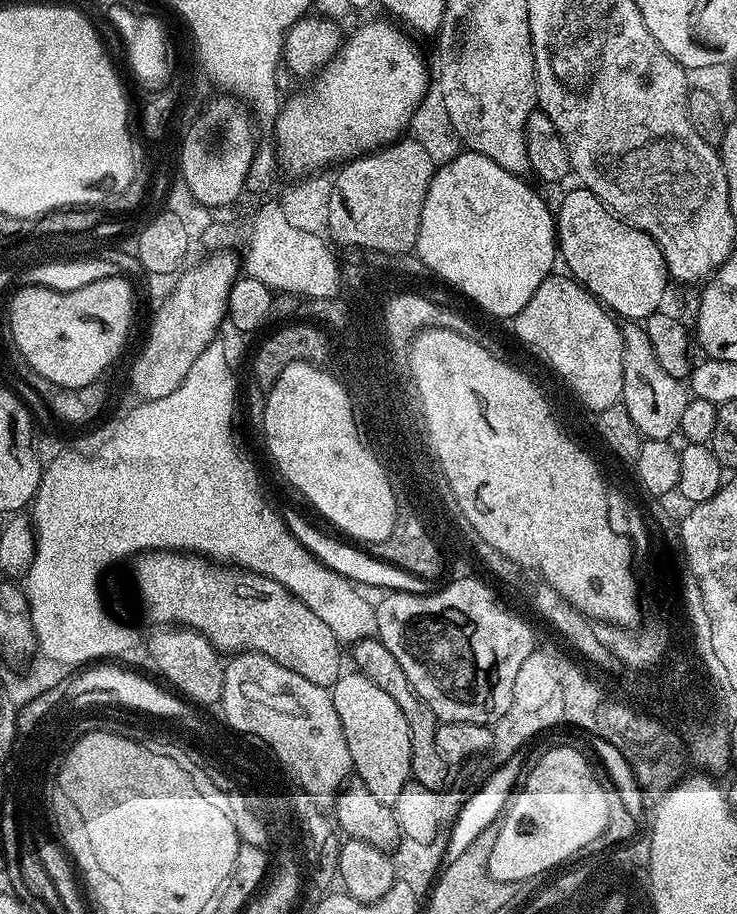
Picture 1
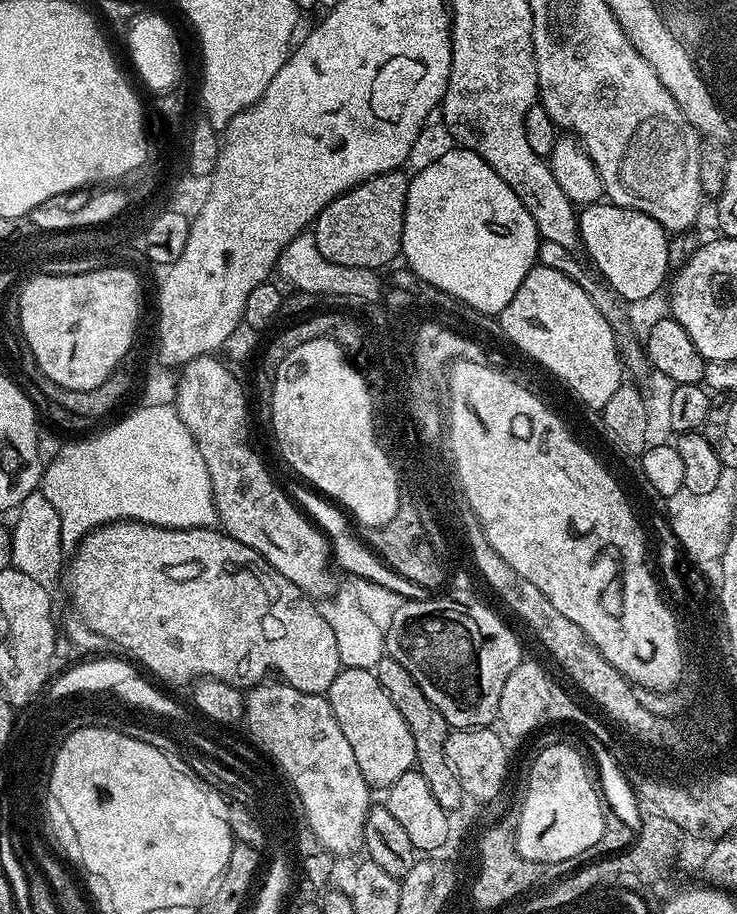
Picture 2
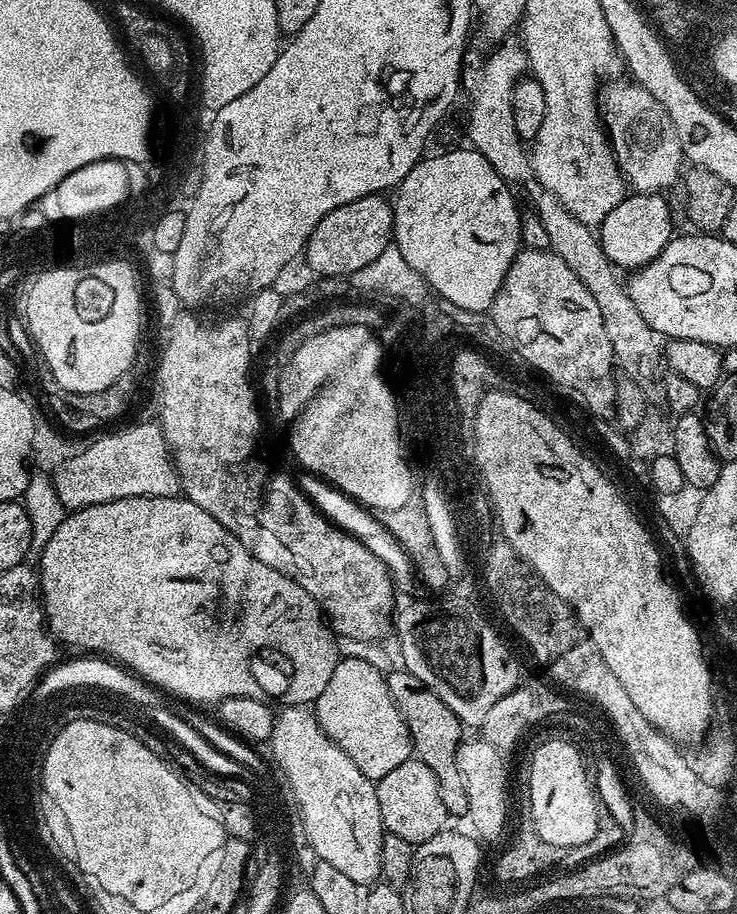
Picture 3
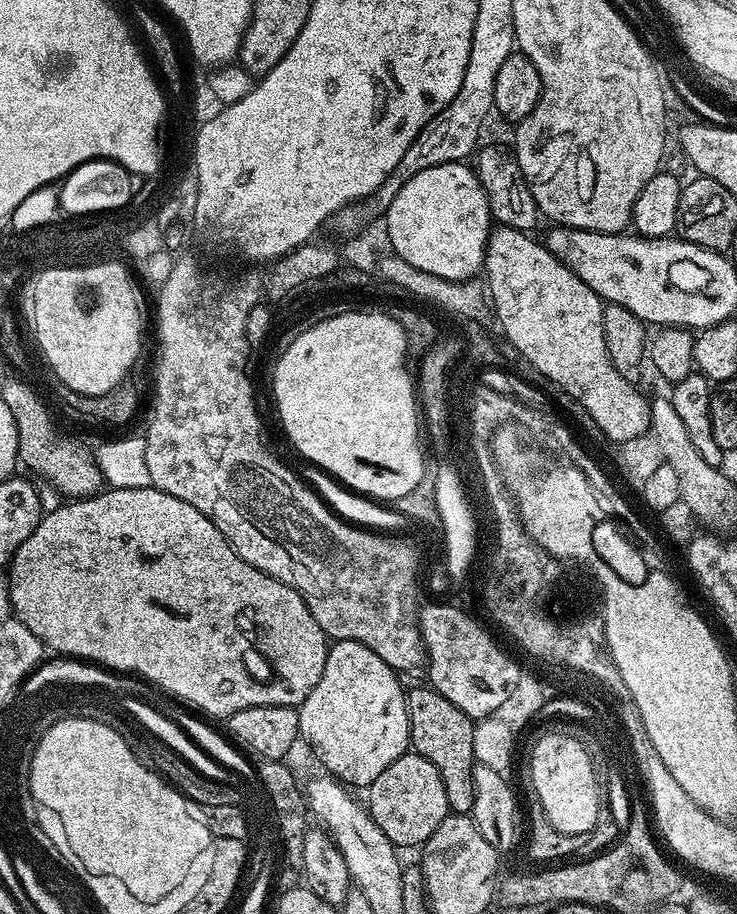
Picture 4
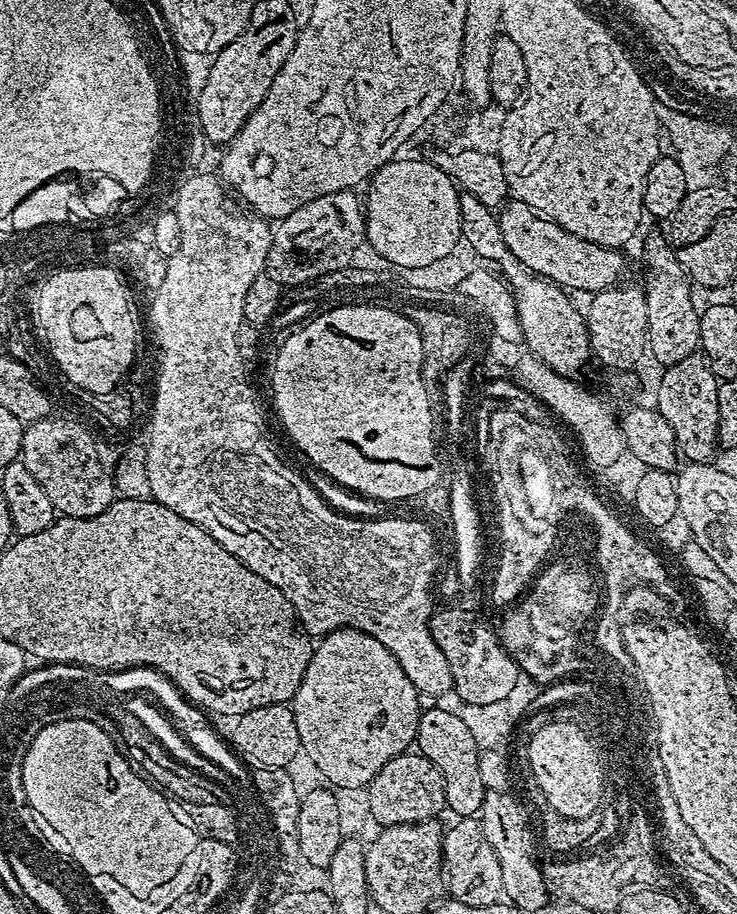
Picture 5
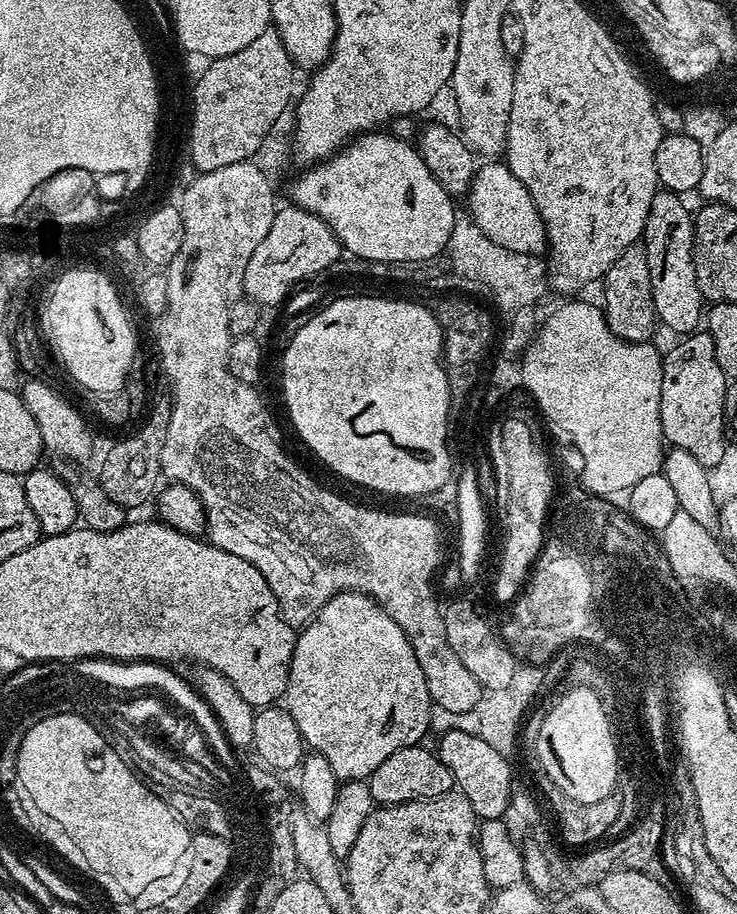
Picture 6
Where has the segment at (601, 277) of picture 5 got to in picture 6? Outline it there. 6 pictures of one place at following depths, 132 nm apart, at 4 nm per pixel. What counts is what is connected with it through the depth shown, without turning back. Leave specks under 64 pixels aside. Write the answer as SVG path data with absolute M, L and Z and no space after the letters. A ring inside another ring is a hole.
M481 163L476 169L476 177L472 179L466 203L473 222L478 230L482 230L482 234L486 234L486 238L490 238L490 242L498 242L498 246L506 246L506 250L514 250L514 254L545 255L548 235L538 214L538 206L534 206L530 190L526 190L526 186L522 186L522 182L514 178L507 163Z

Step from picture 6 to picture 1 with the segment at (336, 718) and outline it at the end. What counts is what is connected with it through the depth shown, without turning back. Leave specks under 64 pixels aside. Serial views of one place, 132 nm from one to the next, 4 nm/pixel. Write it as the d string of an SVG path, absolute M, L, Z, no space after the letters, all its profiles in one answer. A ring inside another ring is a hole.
M352 670L341 675L340 681L333 684L330 691L334 710L342 722L346 734L346 746L350 746L350 758L359 783L376 795L379 800L395 805L402 786L410 783L410 726L402 718L402 710L386 690L374 686L370 678Z

